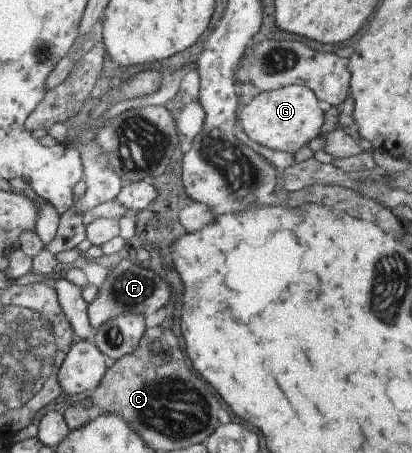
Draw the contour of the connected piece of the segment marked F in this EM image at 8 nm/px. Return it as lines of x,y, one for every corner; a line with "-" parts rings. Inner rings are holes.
121,259
118,264
112,266
109,275
98,287
96,298
87,304
87,319
94,331
109,318
114,318
118,314
126,314
126,311
142,316
154,314
158,308
162,308
166,304
168,296
170,296
168,284
160,276
156,276
154,272
141,265

